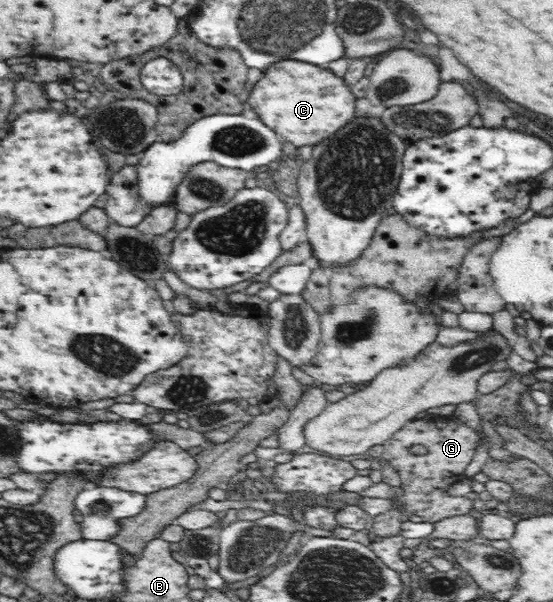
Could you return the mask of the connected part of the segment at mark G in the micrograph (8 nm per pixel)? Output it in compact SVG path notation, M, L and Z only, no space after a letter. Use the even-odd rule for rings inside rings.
M441 417L432 421L416 418L409 421L384 444L381 459L386 460L401 479L402 503L406 514L422 516L424 522L437 523L449 516L464 515L473 508L473 496L451 496L445 486L455 484L475 456L475 448L484 433L471 429L462 421ZM415 448L427 448L426 454L415 454Z

